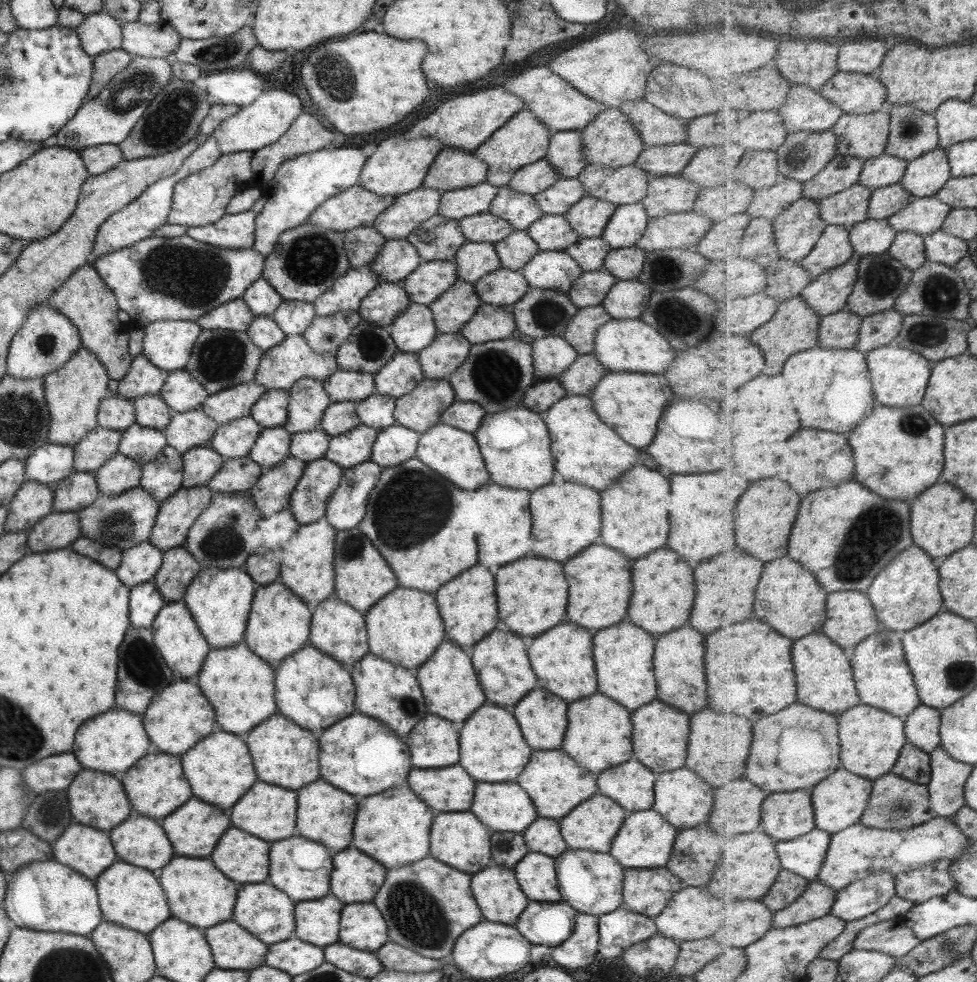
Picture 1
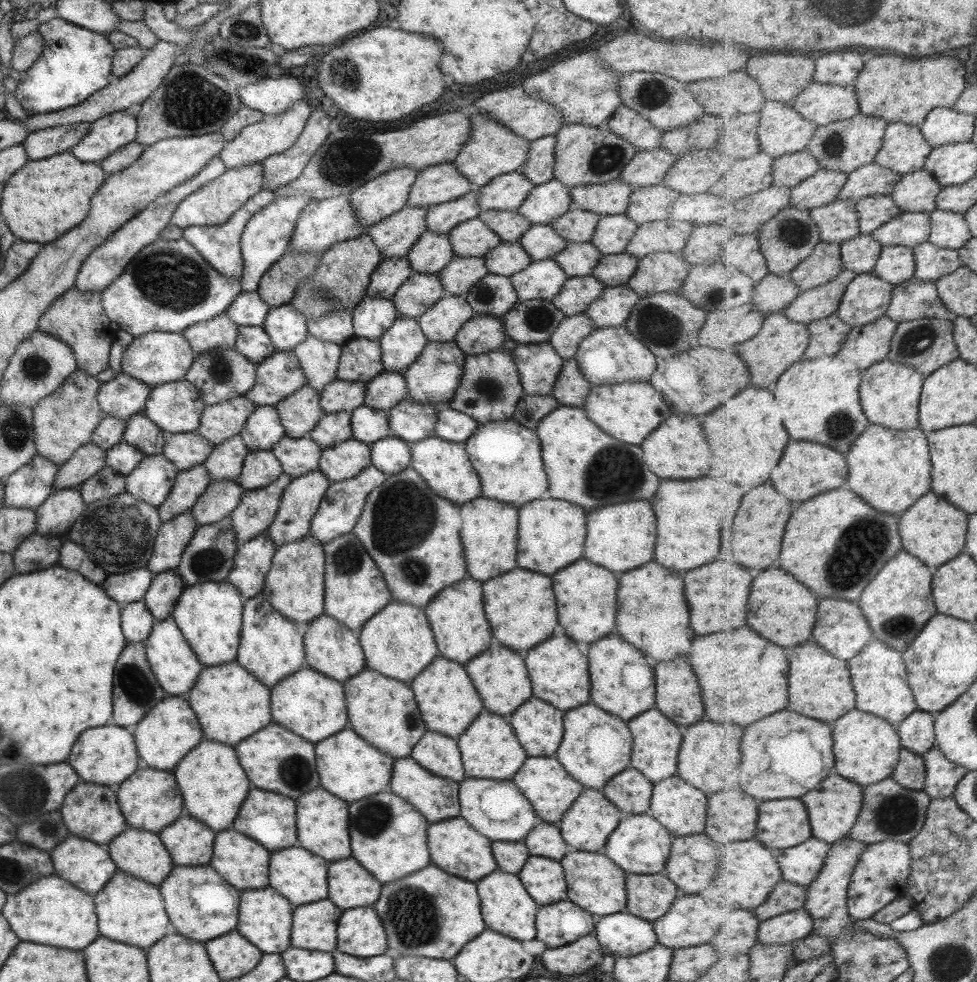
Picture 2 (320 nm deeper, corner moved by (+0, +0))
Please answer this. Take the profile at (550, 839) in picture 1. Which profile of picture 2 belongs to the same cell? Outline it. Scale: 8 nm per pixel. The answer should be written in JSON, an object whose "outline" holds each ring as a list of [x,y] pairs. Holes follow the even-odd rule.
{"outline":[[[545,822],[537,824],[535,828],[531,828],[529,834],[525,836],[523,844],[527,846],[526,849],[530,855],[553,858],[557,862],[571,850],[559,836],[559,830],[551,828],[551,824],[545,824]]]}

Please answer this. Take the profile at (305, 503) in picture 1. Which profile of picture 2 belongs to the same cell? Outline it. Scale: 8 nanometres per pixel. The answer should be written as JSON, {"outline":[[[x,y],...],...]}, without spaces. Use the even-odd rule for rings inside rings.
{"outline":[[[312,471],[291,479],[282,492],[277,512],[274,514],[273,520],[269,523],[265,533],[269,541],[278,547],[285,543],[303,539],[306,535],[309,535],[310,520],[317,512],[319,503],[330,483],[325,478],[325,475],[318,471]]]}

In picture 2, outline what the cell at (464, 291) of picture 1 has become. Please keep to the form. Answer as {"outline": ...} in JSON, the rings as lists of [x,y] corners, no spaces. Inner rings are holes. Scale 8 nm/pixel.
{"outline":[[[444,295],[416,318],[427,341],[449,342],[468,319],[475,316],[463,295]]]}

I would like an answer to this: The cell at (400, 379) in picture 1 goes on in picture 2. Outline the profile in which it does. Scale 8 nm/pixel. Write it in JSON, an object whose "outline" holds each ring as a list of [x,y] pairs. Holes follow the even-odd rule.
{"outline":[[[384,371],[366,383],[363,405],[374,410],[388,412],[400,400],[407,397],[406,384],[401,372]]]}

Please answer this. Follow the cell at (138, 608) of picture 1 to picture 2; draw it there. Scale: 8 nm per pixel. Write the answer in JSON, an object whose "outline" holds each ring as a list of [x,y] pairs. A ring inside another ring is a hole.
{"outline":[[[143,601],[124,603],[120,609],[120,629],[126,642],[144,642],[154,620]]]}

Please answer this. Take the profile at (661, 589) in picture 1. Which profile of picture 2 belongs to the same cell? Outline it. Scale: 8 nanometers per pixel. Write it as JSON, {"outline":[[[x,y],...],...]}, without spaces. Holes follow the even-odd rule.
{"outline":[[[647,562],[621,573],[615,610],[617,614],[613,632],[641,650],[647,659],[648,669],[658,662],[681,656],[691,648],[693,630],[689,628],[687,604],[683,600],[683,582],[675,572]]]}

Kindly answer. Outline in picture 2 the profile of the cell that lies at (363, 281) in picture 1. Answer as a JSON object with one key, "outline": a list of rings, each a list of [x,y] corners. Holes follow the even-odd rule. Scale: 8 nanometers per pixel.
{"outline":[[[340,308],[334,310],[322,318],[307,323],[306,331],[311,336],[325,342],[342,345],[353,338],[352,318],[350,310]]]}

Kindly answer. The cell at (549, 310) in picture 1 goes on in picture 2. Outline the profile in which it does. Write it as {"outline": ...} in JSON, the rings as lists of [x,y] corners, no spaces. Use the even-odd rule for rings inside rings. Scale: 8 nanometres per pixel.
{"outline":[[[535,299],[515,303],[501,318],[503,332],[517,345],[546,342],[564,314],[550,301]]]}

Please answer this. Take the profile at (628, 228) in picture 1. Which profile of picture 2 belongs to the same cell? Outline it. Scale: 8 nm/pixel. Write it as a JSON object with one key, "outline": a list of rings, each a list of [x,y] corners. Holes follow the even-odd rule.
{"outline":[[[624,214],[600,217],[590,238],[590,243],[605,254],[621,254],[638,227]]]}

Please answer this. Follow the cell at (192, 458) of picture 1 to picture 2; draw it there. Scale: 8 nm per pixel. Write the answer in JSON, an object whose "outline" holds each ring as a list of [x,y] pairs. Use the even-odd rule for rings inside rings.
{"outline":[[[203,464],[177,472],[169,495],[156,507],[160,522],[167,522],[178,514],[189,511],[210,482],[212,481]]]}

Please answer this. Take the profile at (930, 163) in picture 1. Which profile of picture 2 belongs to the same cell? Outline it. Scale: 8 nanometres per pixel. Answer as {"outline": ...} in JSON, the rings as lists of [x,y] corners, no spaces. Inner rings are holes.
{"outline":[[[925,168],[903,175],[890,194],[903,212],[932,214],[937,209],[937,197],[943,186]]]}

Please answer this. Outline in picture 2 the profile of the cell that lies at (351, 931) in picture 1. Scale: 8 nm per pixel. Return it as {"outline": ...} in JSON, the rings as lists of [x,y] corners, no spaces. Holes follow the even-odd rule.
{"outline":[[[358,907],[342,910],[336,924],[337,950],[357,958],[384,954],[385,933],[373,908]]]}

